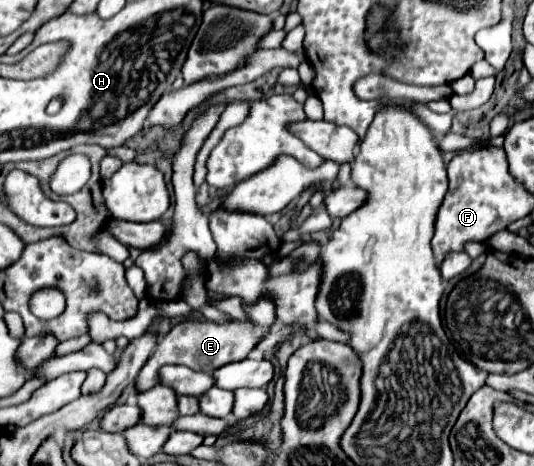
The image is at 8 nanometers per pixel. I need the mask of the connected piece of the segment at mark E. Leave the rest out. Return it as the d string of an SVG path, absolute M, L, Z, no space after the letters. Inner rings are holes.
M261 298L255 306L245 306L247 314L251 316L251 322L227 322L227 324L215 324L215 322L181 322L173 326L173 330L157 342L155 352L147 360L147 364L141 368L135 388L137 392L145 392L159 384L159 368L167 364L183 364L197 372L213 372L215 368L221 368L223 364L239 362L247 358L247 354L255 348L255 344L261 340L265 332L269 332L271 324L275 322L275 304L267 298Z

